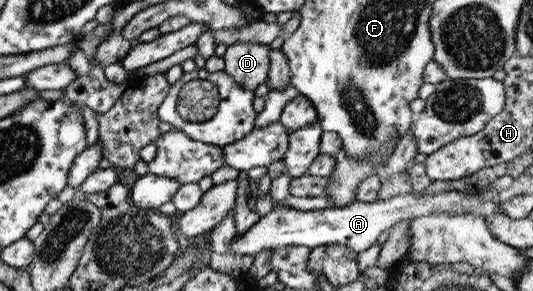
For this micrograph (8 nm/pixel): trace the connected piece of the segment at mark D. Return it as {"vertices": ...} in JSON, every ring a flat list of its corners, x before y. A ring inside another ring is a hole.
{"vertices":[[236,42,226,46,223,58,223,71,243,88,256,89,257,85,266,83,269,67,269,46,256,42]]}

